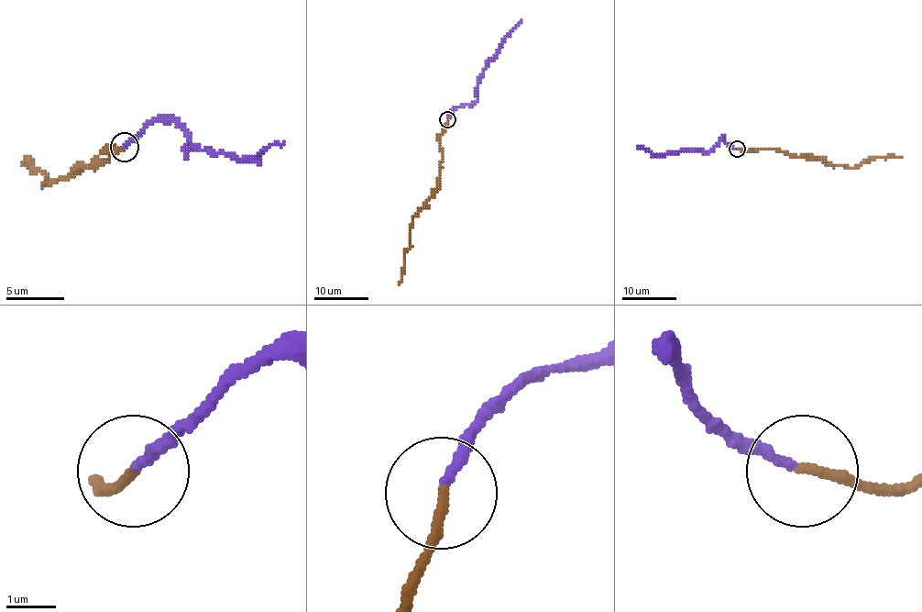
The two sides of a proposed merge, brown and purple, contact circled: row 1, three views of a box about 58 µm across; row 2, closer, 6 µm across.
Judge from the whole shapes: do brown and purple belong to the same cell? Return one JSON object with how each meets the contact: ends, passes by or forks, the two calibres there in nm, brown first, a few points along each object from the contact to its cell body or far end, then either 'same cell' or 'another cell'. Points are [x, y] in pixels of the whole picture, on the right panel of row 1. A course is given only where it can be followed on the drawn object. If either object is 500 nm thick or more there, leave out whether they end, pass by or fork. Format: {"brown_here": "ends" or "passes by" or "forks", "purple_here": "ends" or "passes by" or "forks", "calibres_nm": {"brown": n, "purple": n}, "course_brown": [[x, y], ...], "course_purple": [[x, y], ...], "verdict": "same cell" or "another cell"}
{"brown_here": "ends", "purple_here": "ends", "calibres_nm": {"brown": 220, "purple": 200}, "course_brown": [[738, 150], [775, 148], [792, 156], [817, 158], [826, 164], [846, 167], [890, 155], [901, 158]], "course_purple": [[736, 150], [722, 137], [705, 153], [694, 150], [652, 155], [637, 147]], "verdict": "same cell"}

